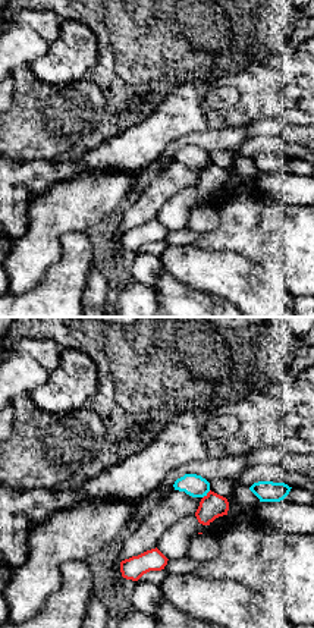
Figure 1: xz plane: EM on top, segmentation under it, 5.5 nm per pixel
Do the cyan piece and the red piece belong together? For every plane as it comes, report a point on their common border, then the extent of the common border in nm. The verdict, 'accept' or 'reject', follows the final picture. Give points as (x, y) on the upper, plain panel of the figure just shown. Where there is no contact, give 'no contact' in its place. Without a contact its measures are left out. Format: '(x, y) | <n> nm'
(206, 166) | 60 nm

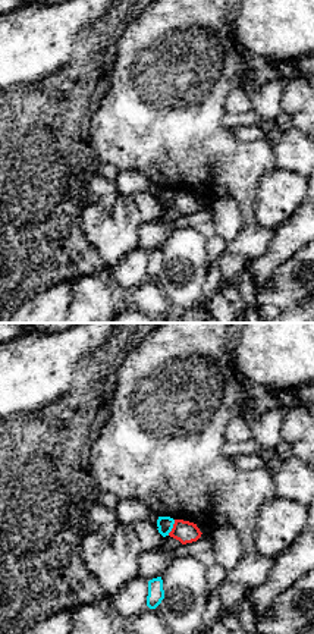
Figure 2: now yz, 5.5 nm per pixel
(172, 198) | 100 nm

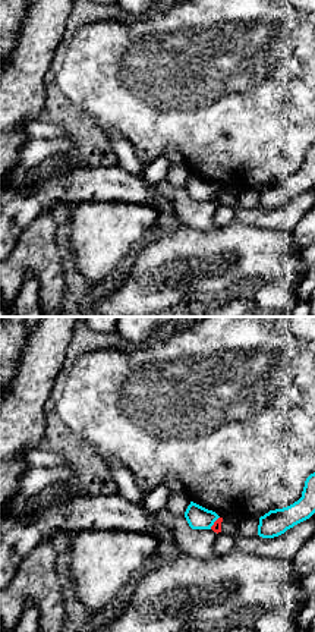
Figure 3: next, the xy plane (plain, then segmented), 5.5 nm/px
(214, 192) | 90 nm

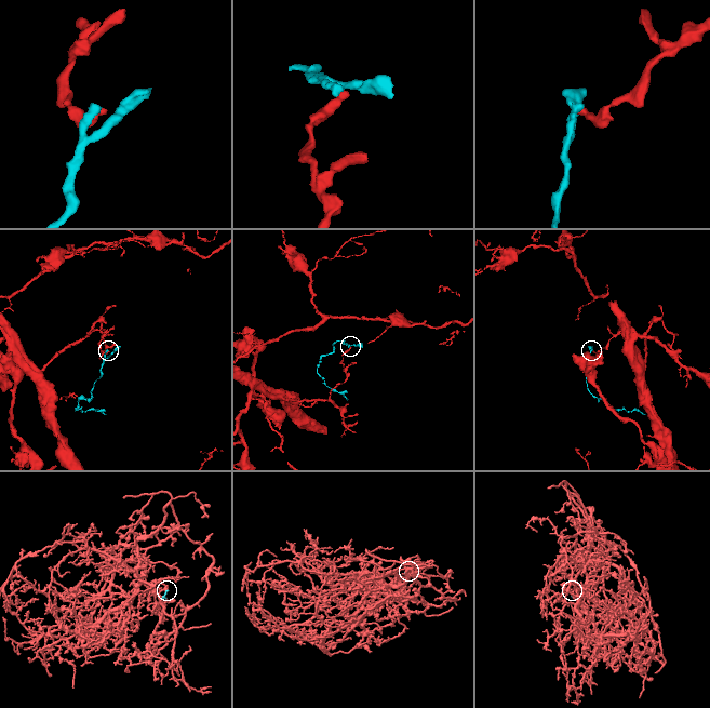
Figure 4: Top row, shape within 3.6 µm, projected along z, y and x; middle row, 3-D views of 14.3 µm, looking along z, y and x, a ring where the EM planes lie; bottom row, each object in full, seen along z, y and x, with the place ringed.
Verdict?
reject

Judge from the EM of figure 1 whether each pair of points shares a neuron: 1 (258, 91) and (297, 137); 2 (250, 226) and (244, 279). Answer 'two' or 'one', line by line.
1: two
2: two

